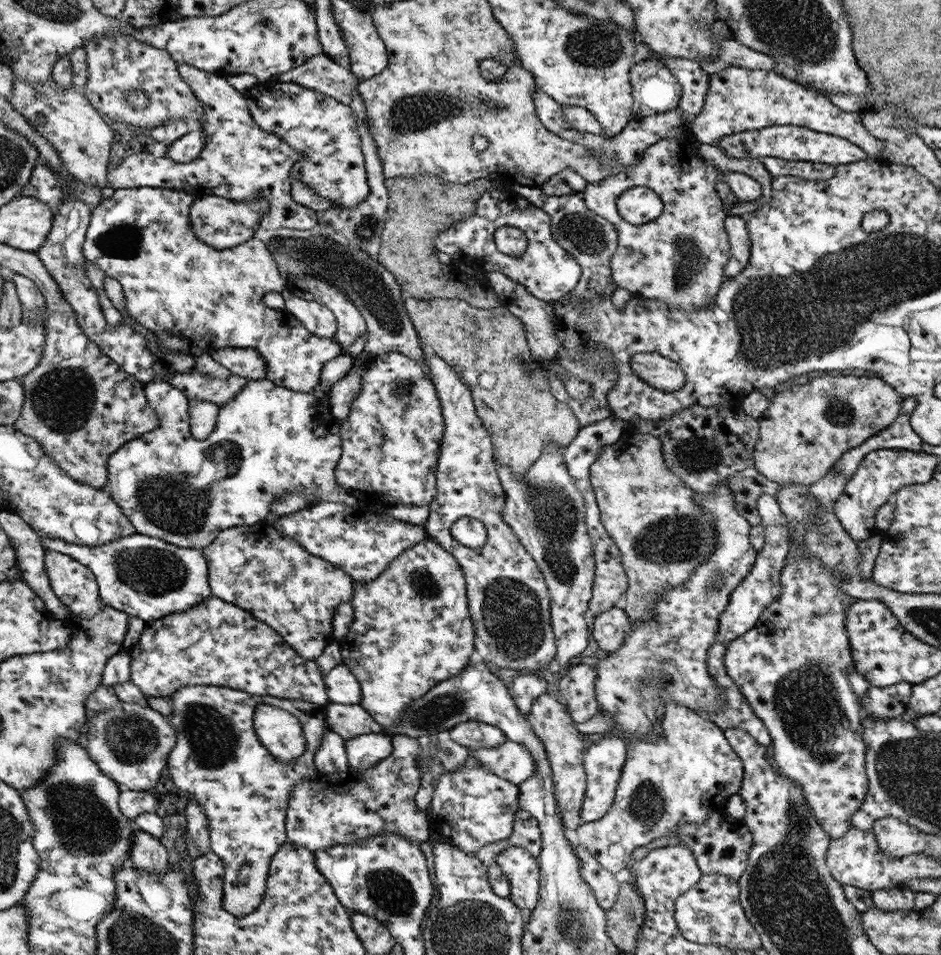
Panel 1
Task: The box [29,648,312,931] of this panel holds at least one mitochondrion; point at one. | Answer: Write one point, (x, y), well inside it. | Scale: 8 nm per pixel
(82, 825)

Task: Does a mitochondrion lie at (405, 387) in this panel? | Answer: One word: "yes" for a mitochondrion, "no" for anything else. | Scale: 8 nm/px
yes

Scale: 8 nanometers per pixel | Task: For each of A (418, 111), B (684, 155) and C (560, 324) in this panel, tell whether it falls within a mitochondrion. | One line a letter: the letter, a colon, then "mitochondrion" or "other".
A: mitochondrion
B: other
C: other

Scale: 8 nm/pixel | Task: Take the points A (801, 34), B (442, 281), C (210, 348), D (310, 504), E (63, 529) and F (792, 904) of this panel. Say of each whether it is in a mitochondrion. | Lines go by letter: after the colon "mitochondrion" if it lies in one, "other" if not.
A: mitochondrion
B: other
C: other
D: other
E: other
F: mitochondrion

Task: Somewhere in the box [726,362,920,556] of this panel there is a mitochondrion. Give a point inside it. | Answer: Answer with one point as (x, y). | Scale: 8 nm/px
(838, 411)

